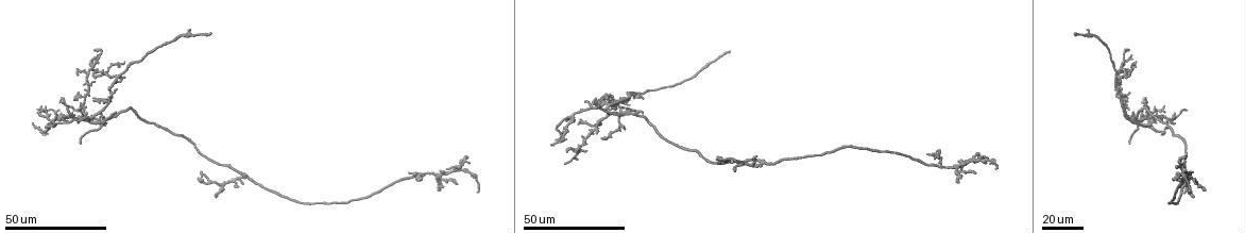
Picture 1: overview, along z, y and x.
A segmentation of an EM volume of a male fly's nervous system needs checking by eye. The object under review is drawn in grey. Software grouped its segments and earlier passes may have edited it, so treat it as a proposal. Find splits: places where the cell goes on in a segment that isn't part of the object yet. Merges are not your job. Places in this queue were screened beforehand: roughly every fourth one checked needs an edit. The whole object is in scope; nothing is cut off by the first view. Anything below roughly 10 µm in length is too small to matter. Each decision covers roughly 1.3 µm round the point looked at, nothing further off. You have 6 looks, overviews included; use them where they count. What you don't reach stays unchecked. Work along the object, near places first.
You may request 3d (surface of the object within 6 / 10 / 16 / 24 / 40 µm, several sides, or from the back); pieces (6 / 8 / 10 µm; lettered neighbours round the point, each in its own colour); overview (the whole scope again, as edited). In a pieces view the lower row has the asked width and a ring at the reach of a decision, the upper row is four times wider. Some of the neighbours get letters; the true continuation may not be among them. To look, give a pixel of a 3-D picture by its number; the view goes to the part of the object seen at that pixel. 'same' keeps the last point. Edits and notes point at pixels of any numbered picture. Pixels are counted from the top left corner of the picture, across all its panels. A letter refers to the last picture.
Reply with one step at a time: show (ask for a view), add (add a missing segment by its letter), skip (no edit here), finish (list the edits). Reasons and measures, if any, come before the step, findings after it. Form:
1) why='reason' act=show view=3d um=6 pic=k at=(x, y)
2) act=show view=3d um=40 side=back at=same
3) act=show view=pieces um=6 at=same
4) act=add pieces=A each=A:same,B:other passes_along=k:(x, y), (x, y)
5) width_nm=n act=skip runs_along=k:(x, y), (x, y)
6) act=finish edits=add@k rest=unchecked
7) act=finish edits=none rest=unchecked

why='branch stops here' act=show view=3d um=40 pic=1 at=(69, 110)

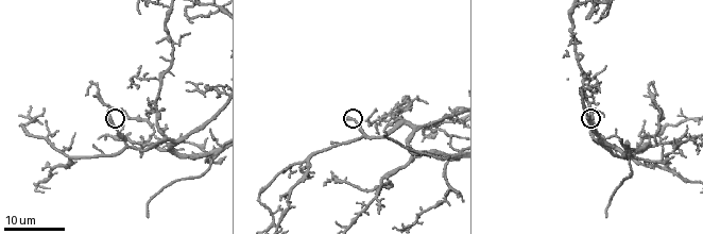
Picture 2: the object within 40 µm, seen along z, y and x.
act=show view=pieces um=8 pic=2 at=(109, 113)

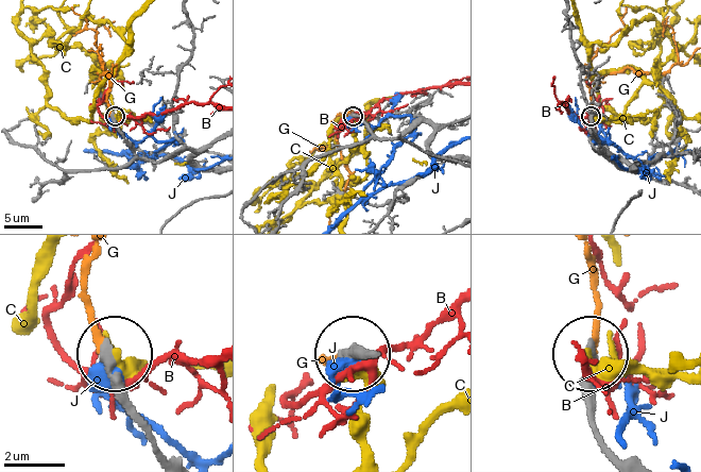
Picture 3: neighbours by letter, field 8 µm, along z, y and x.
width_nm=300 act=add pieces=G each=B:other,C:other,G:same,J:other found='the cell continues'

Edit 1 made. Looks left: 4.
act=show view=overview

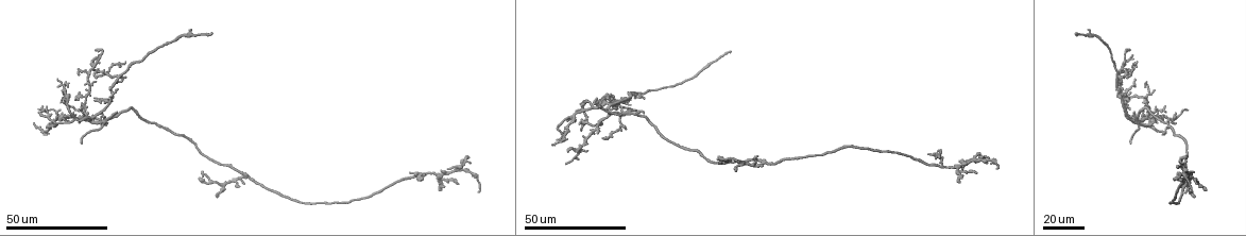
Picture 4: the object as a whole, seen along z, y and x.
why='thin end' act=show view=3d um=24 pic=4 at=(1130, 143)

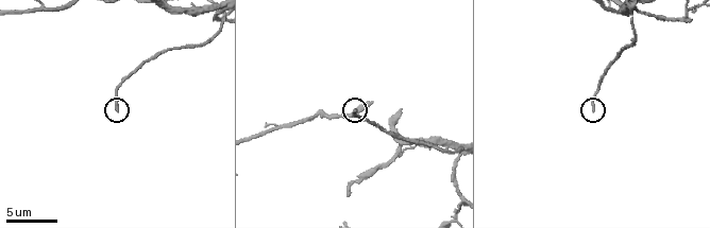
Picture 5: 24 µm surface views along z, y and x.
act=show view=pieces um=8 pic=5 at=(594, 109)

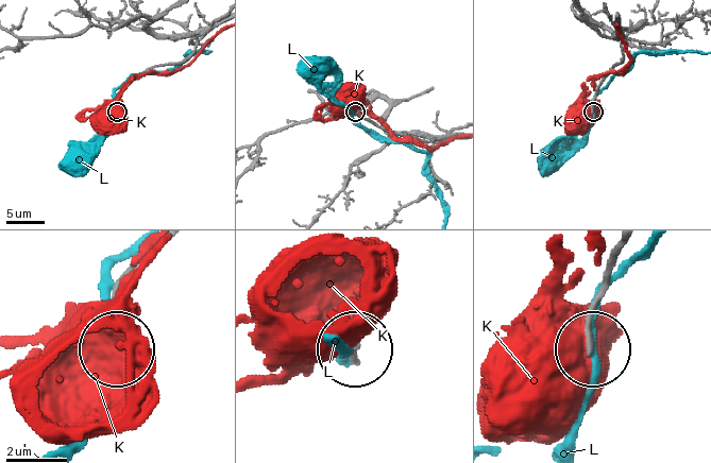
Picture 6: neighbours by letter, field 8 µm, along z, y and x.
width_nm=190 act=skip each=K:other,L:other found='no lettered segment goes on from it'

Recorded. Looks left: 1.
act=finish edits=add@3 rest=unchecked

